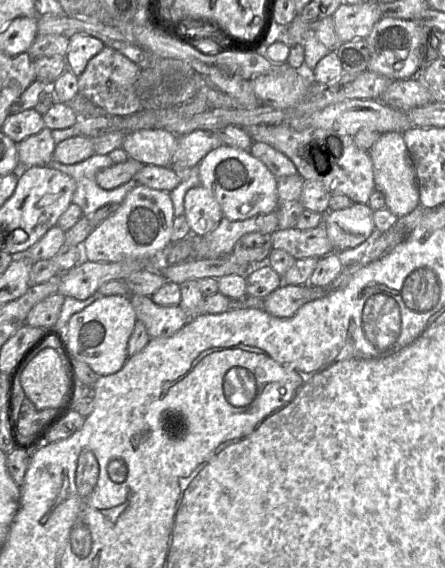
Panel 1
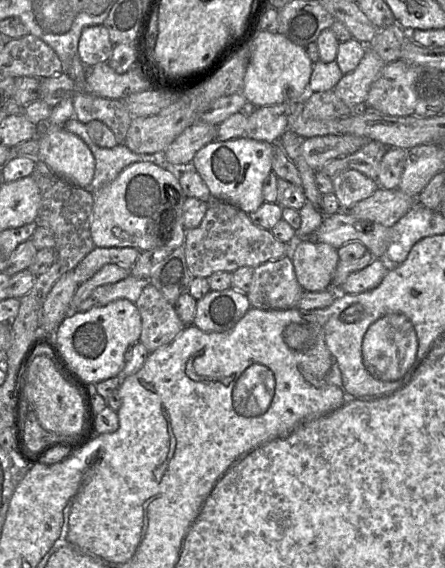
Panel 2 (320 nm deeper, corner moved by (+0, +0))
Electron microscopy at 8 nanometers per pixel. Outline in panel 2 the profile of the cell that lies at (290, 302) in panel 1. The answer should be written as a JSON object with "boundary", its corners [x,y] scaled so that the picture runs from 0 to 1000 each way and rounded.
{"boundary":[[[843,454],[831,467],[782,486],[755,516],[804,518],[845,507],[879,467],[861,454]]]}

